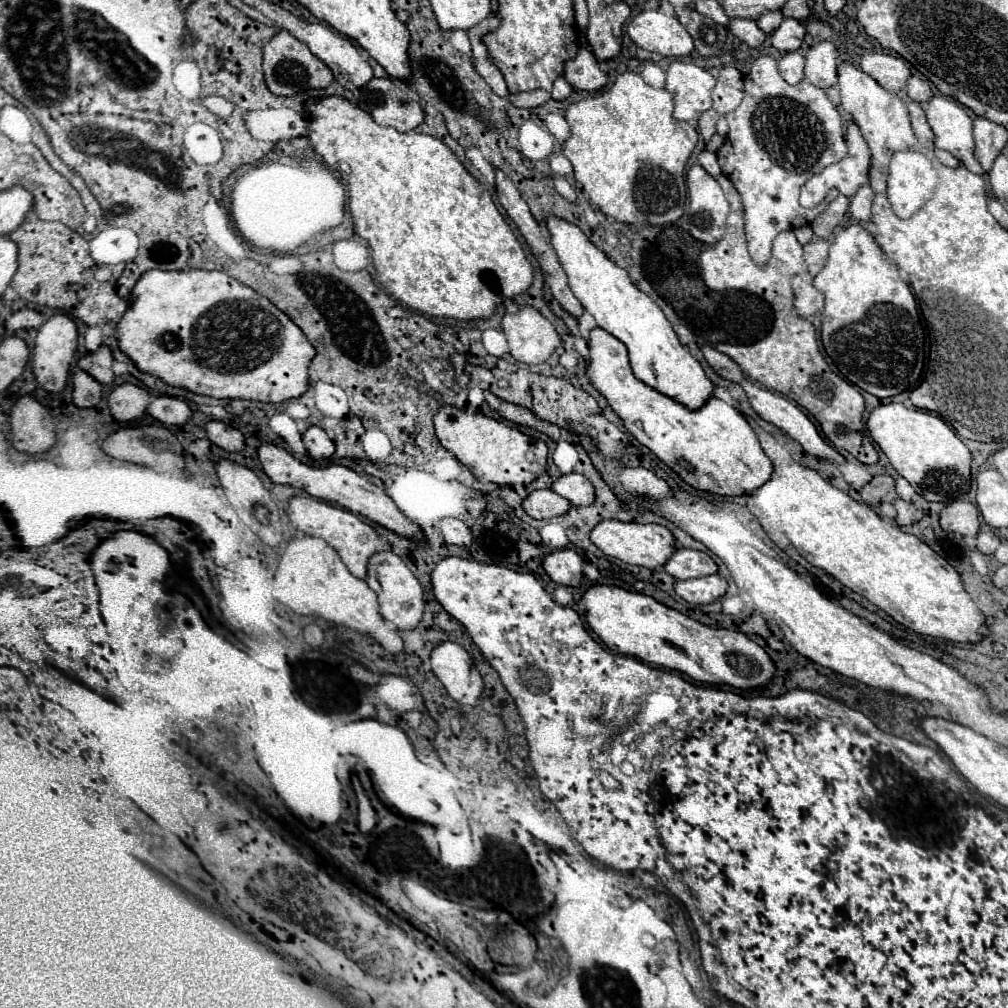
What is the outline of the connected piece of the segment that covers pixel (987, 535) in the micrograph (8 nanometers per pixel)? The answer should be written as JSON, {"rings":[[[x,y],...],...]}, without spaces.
{"rings":[[[986,528],[986,530],[982,530],[982,532],[978,534],[978,550],[980,550],[982,554],[992,556],[998,546],[1000,546],[1000,538],[998,538],[998,534],[996,534],[994,530],[988,530],[988,528]]]}

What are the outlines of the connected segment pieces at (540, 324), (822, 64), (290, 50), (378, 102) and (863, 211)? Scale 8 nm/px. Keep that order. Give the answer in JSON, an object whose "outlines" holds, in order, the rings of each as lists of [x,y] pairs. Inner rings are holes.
{"outlines":[[[[520,306],[516,314],[502,316],[502,332],[510,344],[510,354],[524,364],[540,364],[560,344],[560,336],[536,308]]],[[[830,40],[814,44],[806,54],[806,80],[818,88],[830,88],[838,82],[838,48]]],[[[280,30],[270,42],[264,44],[264,78],[268,88],[276,96],[292,96],[314,88],[326,88],[334,80],[330,68],[318,56],[314,56],[304,42],[294,38],[288,30]]],[[[372,78],[360,88],[356,104],[370,112],[380,126],[392,126],[398,132],[410,132],[424,122],[424,110],[410,96],[408,86],[390,78]]],[[[868,184],[860,186],[858,192],[852,196],[850,200],[850,214],[860,220],[860,222],[868,222],[872,218],[870,214],[870,204],[872,204],[872,188]]]]}

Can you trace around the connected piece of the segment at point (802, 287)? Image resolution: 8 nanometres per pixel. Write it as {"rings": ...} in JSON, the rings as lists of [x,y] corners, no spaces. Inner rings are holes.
{"rings":[[[794,276],[792,290],[794,290],[794,308],[802,318],[810,318],[824,308],[824,294],[818,292],[806,276]]]}

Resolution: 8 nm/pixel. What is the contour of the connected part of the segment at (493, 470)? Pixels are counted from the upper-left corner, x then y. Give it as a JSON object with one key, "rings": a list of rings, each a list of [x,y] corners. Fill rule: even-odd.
{"rings":[[[444,406],[434,416],[434,428],[440,444],[464,466],[468,466],[480,482],[494,482],[498,486],[528,486],[548,470],[548,446],[544,440],[528,436],[490,416]]]}

